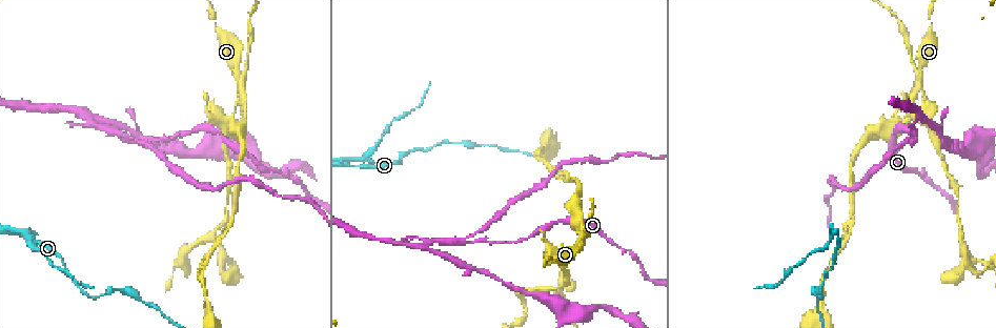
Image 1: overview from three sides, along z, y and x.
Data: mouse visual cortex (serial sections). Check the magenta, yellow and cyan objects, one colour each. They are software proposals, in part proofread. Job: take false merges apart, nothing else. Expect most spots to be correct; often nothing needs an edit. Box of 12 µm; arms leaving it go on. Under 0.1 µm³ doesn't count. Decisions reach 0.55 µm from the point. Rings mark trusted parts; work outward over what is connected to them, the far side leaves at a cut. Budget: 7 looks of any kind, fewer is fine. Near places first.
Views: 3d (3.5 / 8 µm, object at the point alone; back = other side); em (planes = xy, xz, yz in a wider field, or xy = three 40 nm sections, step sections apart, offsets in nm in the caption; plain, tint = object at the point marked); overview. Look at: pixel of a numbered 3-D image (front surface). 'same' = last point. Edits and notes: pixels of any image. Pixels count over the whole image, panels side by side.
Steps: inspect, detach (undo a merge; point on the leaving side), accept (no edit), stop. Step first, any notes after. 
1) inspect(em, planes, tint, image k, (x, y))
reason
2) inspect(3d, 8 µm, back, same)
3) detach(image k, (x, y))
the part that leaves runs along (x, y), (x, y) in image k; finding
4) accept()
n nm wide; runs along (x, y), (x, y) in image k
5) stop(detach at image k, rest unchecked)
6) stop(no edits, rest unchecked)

inspect(3d, 3.5 µm, image 1, (362, 161))
sharp bend

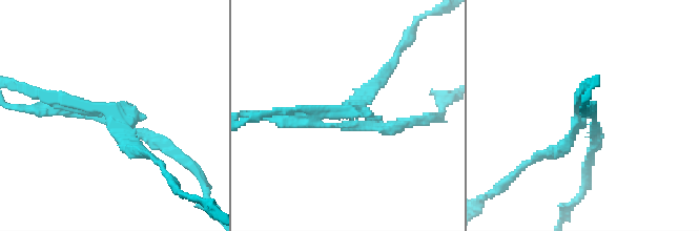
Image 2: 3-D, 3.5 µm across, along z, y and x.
inspect(em, planes, tint, image 2, (347, 110))
shape alone is not enough

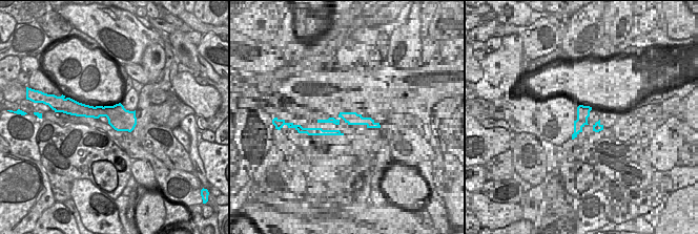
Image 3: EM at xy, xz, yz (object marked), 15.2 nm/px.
detach(image 2, (558, 148))
the part that leaves runs along (586, 125), (515, 173) in image 2; two cells meet here

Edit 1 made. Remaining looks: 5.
inspect(overview)

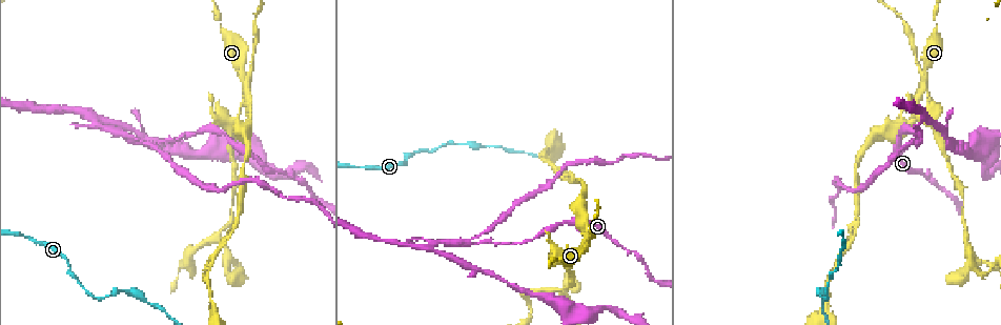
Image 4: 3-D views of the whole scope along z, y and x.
inspect(3d, 8 µm, image 4, (424, 152))
thin neck

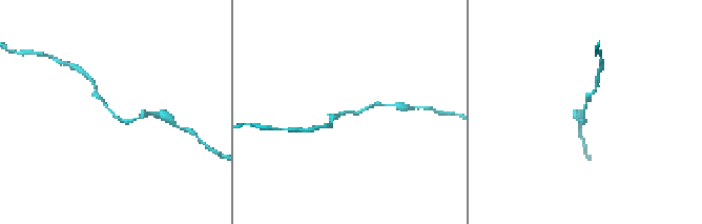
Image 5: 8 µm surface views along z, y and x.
inspect(3d, 3.5 µm, image 5, (582, 116))

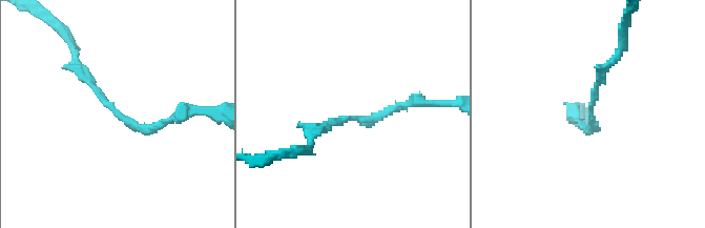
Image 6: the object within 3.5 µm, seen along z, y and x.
inspect(em, xy, step 1, tint, image 6, (592, 112))
shape alone is not enough

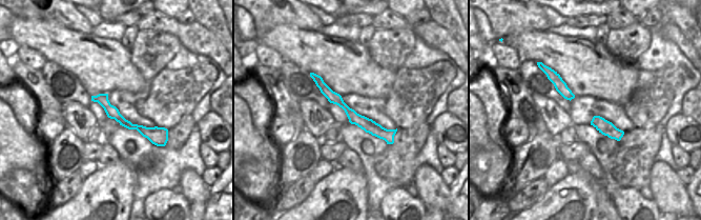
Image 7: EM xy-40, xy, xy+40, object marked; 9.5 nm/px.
accept()
130 nm wide; runs along (315, 77), (356, 119), (391, 140) in image 7; one cell here

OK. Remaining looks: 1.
stop(detach at image 2, rest unchecked)

